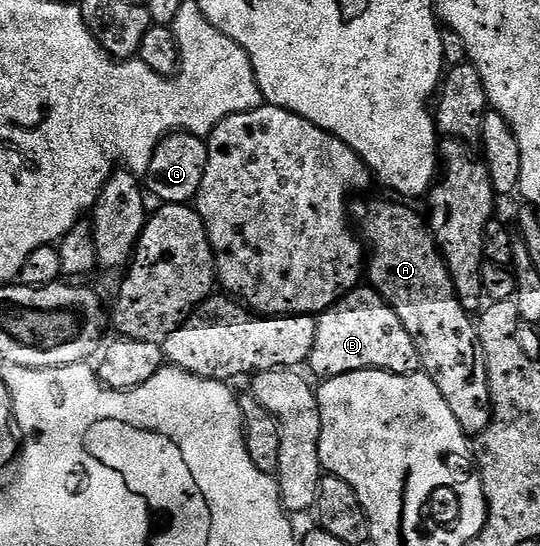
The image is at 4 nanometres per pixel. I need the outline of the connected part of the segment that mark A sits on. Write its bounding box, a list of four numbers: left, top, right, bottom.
[351,201,493,436]

